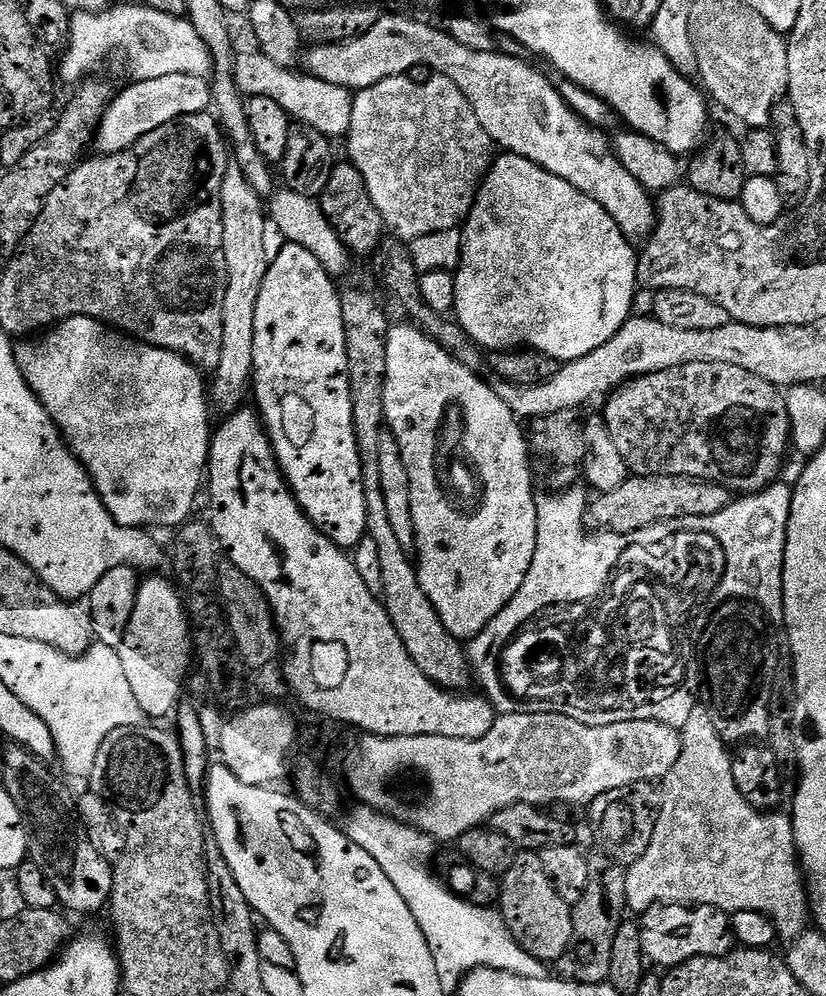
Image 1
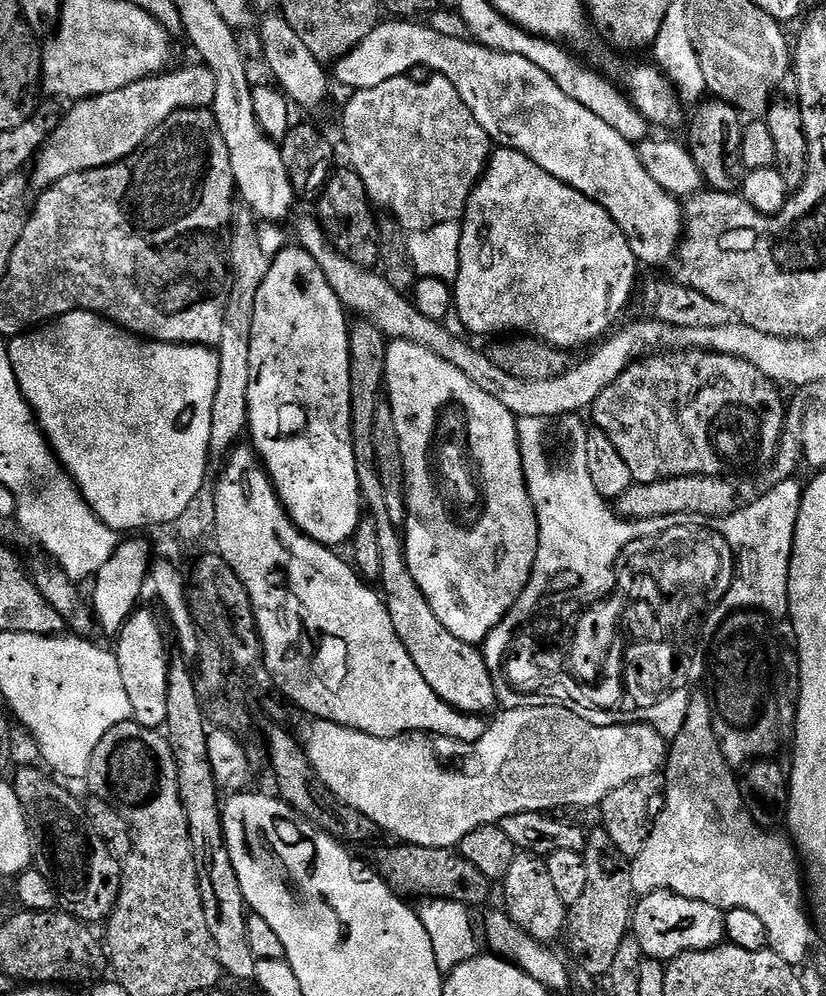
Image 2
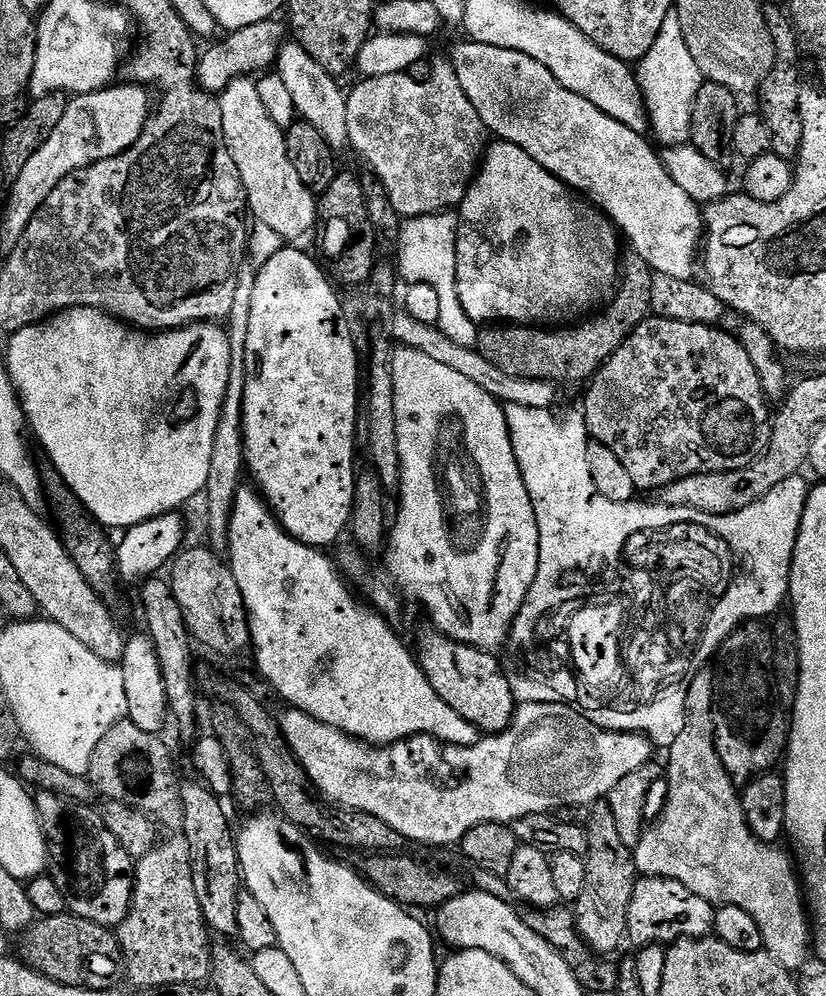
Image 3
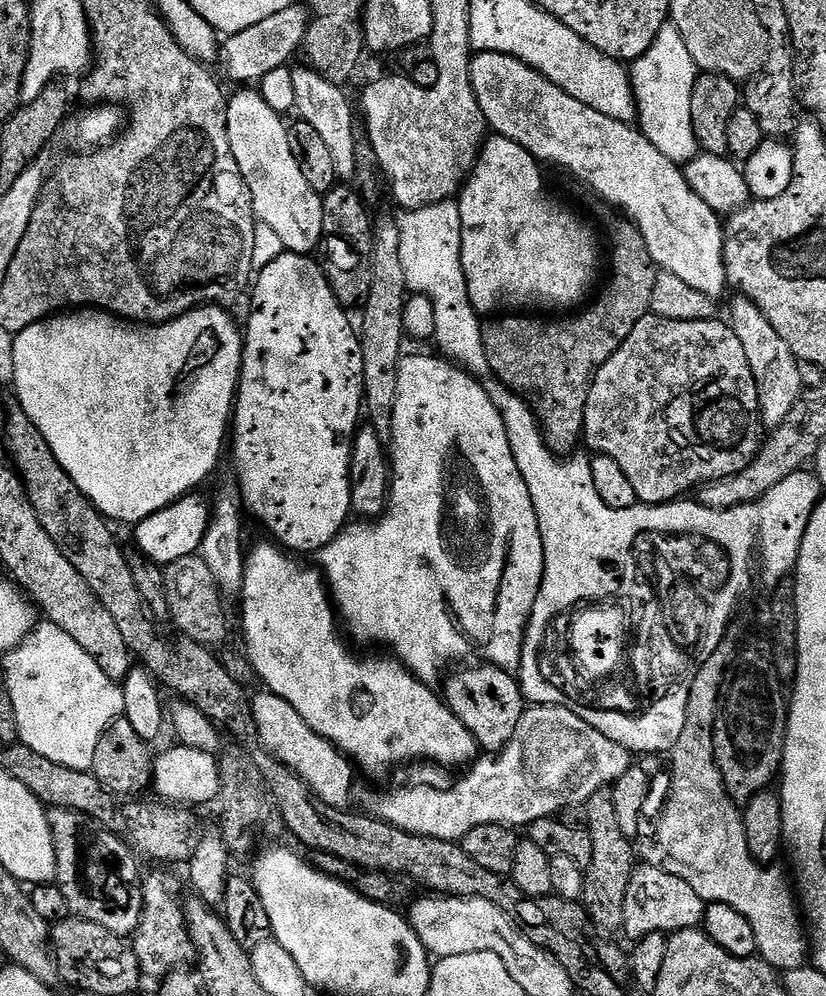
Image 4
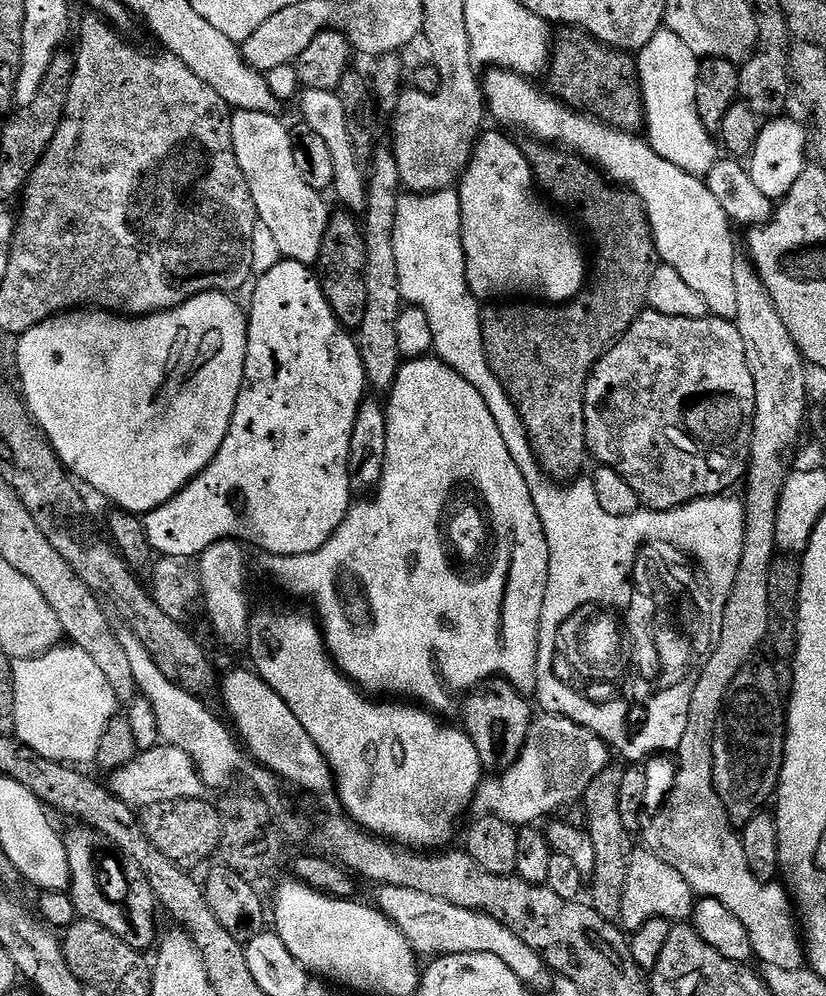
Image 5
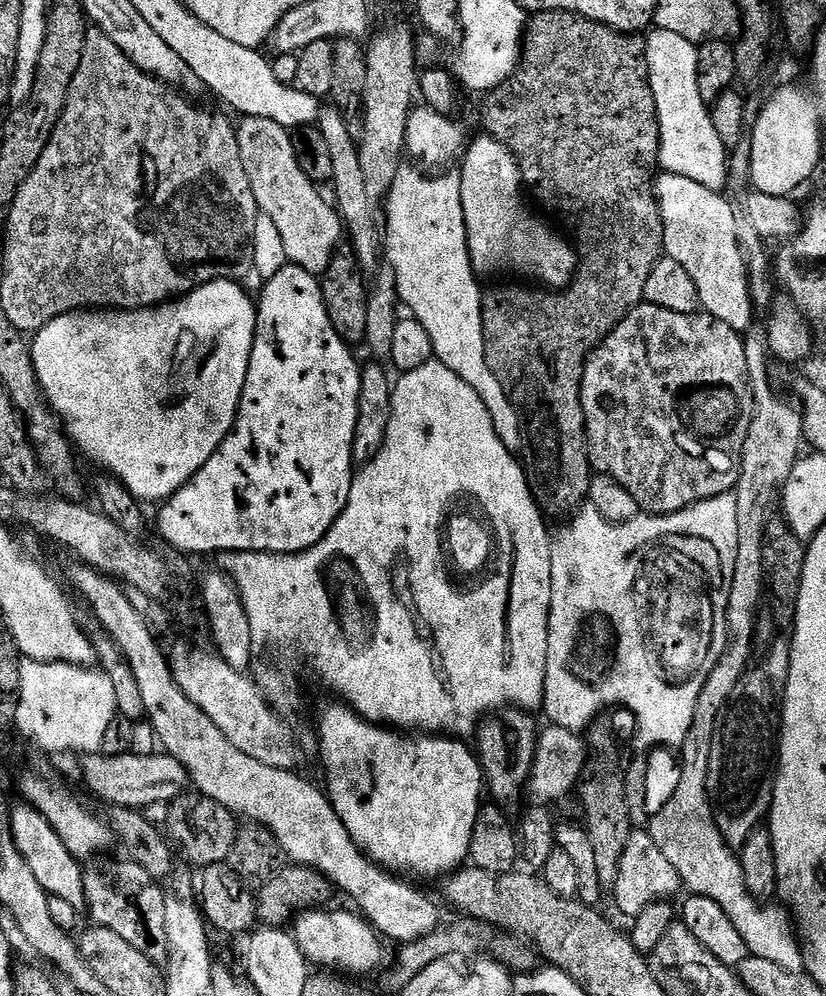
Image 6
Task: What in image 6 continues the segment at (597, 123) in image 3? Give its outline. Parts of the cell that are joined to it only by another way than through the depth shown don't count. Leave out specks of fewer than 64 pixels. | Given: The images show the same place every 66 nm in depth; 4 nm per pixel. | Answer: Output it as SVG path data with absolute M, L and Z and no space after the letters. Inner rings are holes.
M664 172L657 175L654 180L656 200L660 203L660 217L664 223L664 251L674 262L678 262L694 278L694 286L698 286L700 306L705 312L709 312L714 318L726 322L736 332L747 333L747 328L752 324L752 310L754 303L748 290L747 268L743 264L739 254L739 242L736 237L738 219L732 208L728 205L727 195L706 190L698 182L691 178L682 178L678 174Z

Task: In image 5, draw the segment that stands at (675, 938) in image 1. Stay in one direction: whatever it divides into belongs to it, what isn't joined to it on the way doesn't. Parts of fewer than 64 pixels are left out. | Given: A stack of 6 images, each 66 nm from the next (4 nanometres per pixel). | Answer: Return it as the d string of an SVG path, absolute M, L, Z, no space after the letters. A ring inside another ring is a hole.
M647 850L633 851L632 857L628 860L628 873L626 874L626 886L622 894L622 906L618 917L625 933L637 932L643 924L654 918L662 918L673 922L684 922L692 915L694 907L694 893L692 888L662 858L658 858Z

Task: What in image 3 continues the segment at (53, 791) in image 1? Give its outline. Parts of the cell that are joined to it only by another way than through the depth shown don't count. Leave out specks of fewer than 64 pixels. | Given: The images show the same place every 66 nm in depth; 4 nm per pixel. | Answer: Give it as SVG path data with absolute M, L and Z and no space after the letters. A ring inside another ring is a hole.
M37 791L34 796L37 816L41 822L48 844L47 871L65 896L67 911L74 916L81 916L104 928L117 929L128 916L132 907L132 885L134 883L134 858L110 834L99 811L92 806L81 806L79 803L56 796L53 792Z

